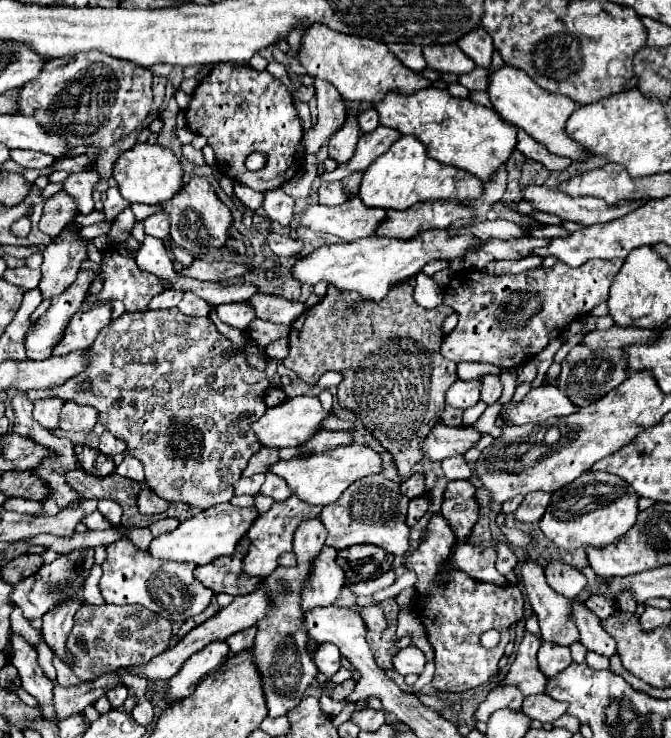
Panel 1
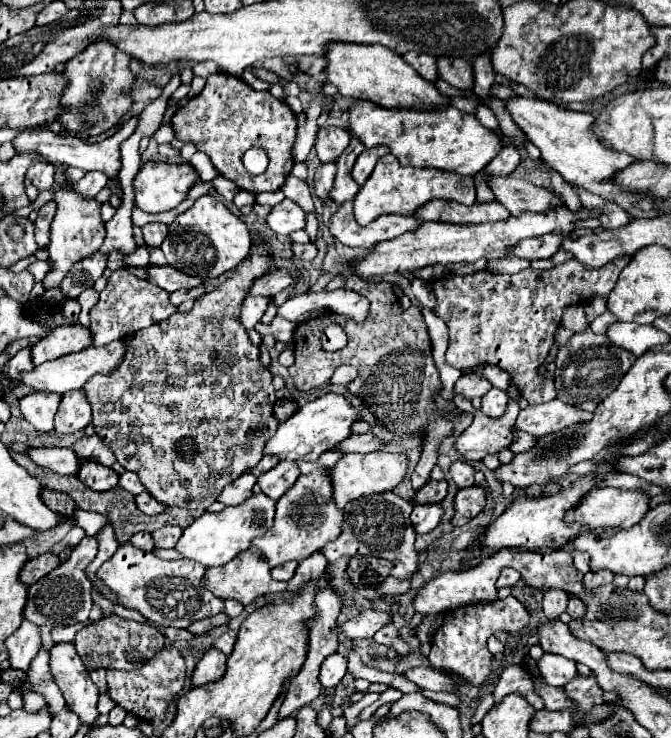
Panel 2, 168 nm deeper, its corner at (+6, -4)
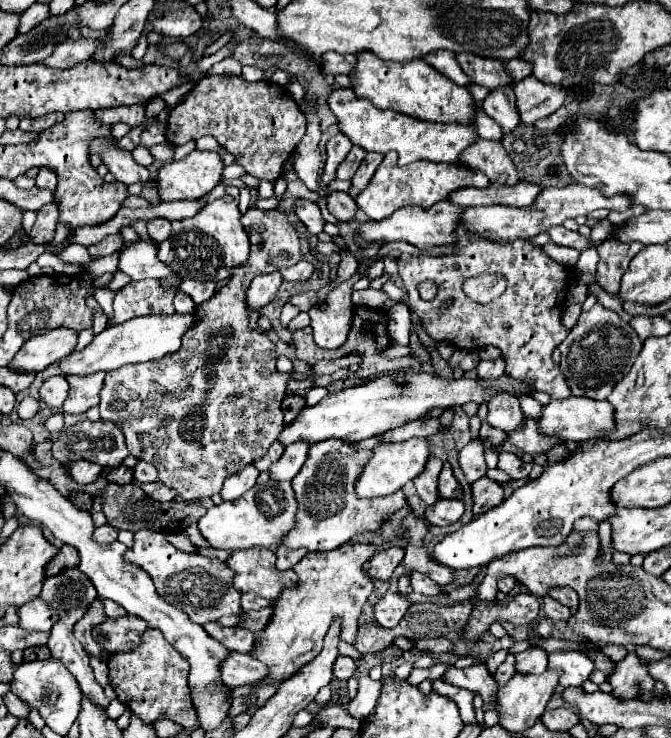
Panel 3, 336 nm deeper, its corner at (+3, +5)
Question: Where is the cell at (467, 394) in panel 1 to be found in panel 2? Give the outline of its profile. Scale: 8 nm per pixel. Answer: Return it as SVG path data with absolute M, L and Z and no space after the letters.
M470 373L470 375L462 375L458 381L456 381L456 387L454 387L454 395L464 395L466 399L472 399L472 397L482 397L486 395L488 391L492 389L492 383L478 375L478 373Z

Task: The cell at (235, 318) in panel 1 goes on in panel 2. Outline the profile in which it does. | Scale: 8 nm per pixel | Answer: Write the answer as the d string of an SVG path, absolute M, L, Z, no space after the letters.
M248 295L248 297L244 299L242 311L240 311L240 323L242 323L246 329L252 329L252 327L262 319L262 315L266 313L268 303L270 303L270 297Z

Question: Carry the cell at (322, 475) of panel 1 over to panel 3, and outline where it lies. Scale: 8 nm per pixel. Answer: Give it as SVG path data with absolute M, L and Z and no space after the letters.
M423 438L375 446L373 456L363 466L363 470L355 482L357 496L359 498L377 498L377 496L389 496L391 492L397 492L407 480L413 480L423 470L427 456L429 456L429 448L427 448L427 440L423 440Z

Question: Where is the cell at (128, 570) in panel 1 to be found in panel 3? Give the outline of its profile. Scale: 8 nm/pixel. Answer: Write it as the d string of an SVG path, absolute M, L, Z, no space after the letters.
M147 528L135 532L133 546L123 554L123 560L143 568L143 572L147 572L155 582L157 594L167 604L183 610L195 624L205 624L221 616L233 616L241 612L241 592L233 588L231 572L227 570L225 562L217 558L205 558L195 552L181 552L165 540L163 532Z

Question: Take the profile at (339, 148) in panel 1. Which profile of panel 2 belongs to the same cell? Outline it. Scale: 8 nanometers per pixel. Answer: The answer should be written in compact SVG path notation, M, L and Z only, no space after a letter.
M322 163L322 165L316 169L314 189L316 189L318 199L330 201L330 189L332 189L334 175L336 175L336 165L334 165L334 163Z

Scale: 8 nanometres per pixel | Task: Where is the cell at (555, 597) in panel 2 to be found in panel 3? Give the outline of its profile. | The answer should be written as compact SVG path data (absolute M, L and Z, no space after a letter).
M545 596L545 598L543 598L543 610L545 610L545 616L551 618L551 620L555 620L555 622L567 622L569 616L571 616L569 608L563 606L563 604L559 604L559 602L557 602L555 598L551 598L551 596Z

